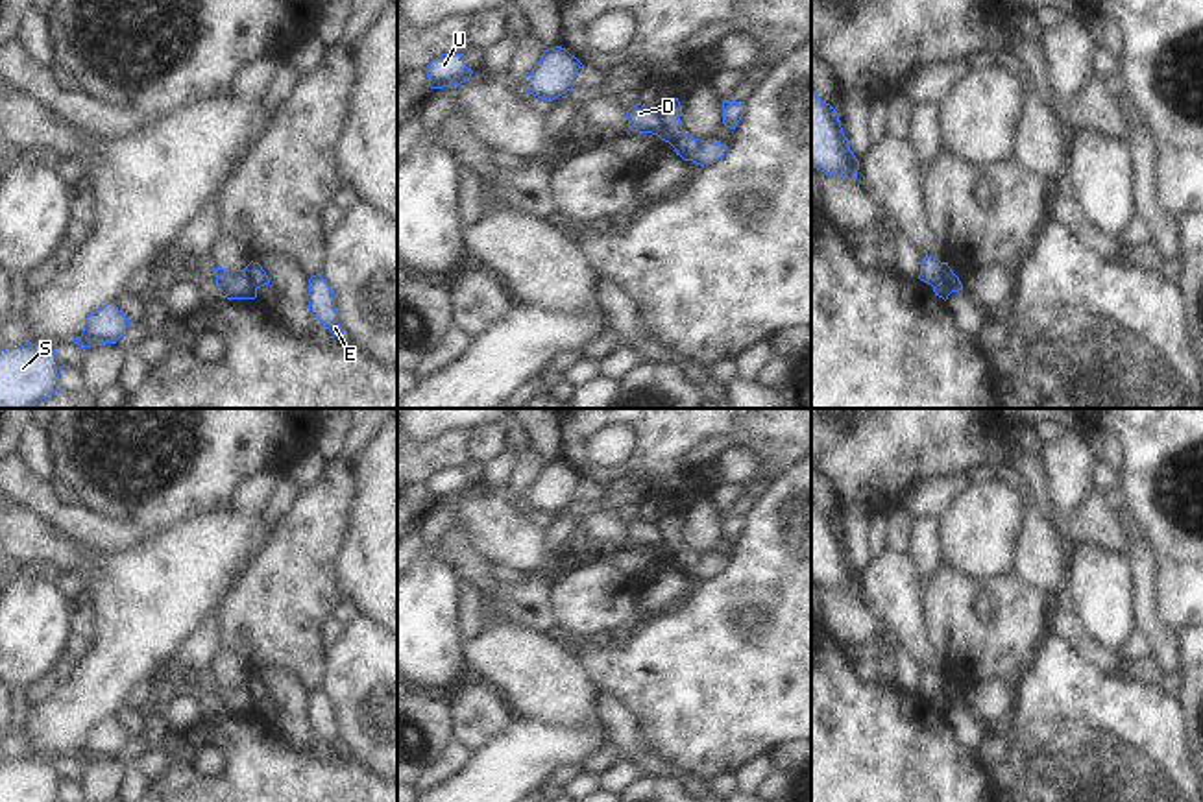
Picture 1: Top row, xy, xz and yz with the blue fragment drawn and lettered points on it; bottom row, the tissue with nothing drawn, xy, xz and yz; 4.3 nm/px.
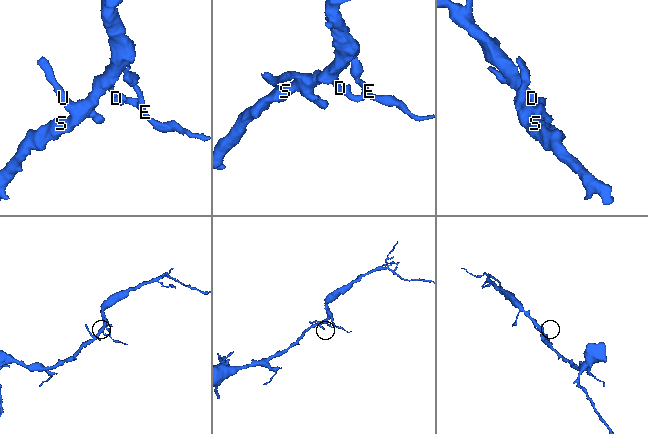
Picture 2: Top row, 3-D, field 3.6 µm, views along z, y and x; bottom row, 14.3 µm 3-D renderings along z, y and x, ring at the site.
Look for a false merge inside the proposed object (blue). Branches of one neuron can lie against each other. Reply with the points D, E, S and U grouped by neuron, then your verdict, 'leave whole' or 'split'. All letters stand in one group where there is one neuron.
groups D S U / E; split

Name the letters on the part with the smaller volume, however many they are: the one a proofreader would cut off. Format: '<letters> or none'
E

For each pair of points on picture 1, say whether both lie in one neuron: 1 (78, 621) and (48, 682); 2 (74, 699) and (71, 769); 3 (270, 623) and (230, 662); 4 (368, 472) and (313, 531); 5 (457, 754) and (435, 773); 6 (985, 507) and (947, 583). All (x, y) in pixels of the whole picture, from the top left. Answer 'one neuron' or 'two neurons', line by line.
1: one neuron
2: two neurons
3: two neurons
4: two neurons
5: one neuron
6: two neurons

